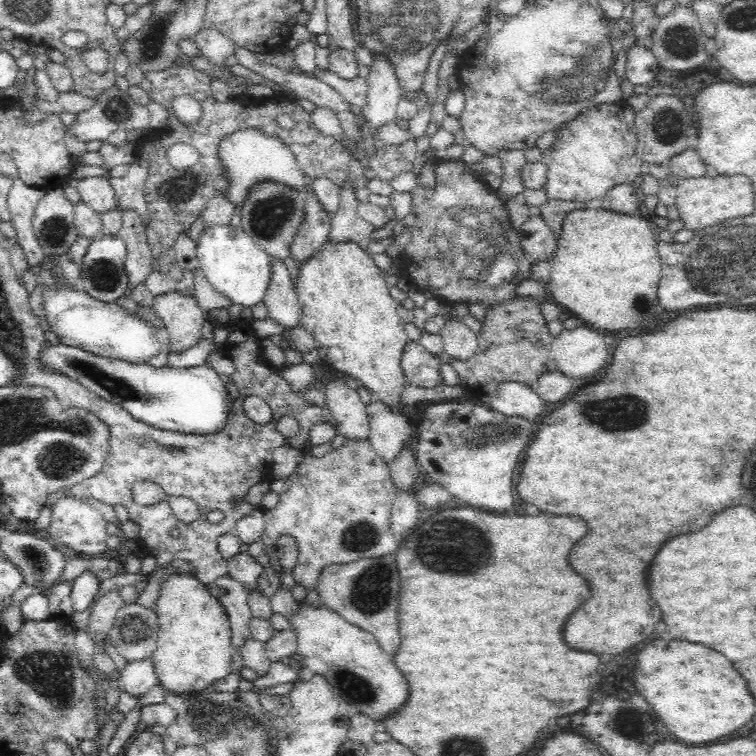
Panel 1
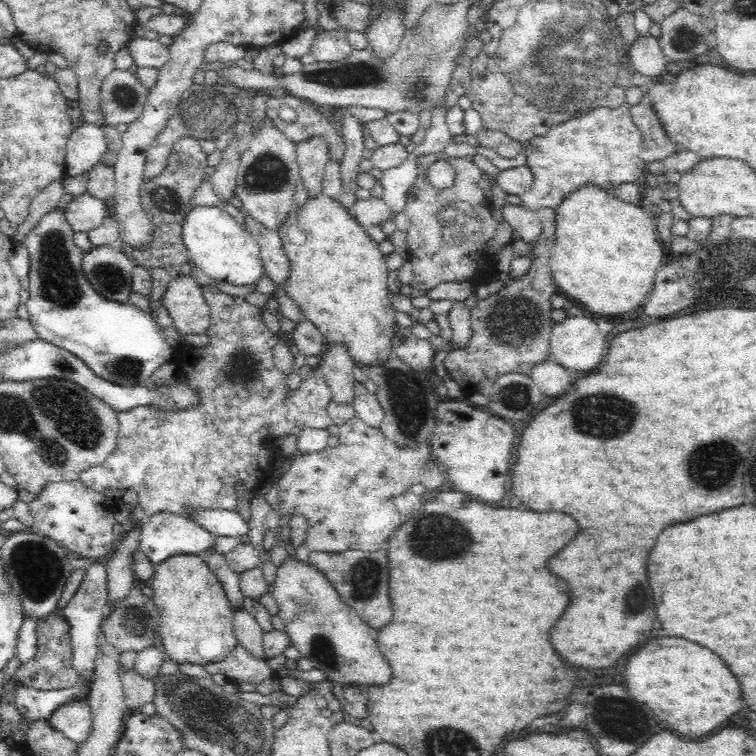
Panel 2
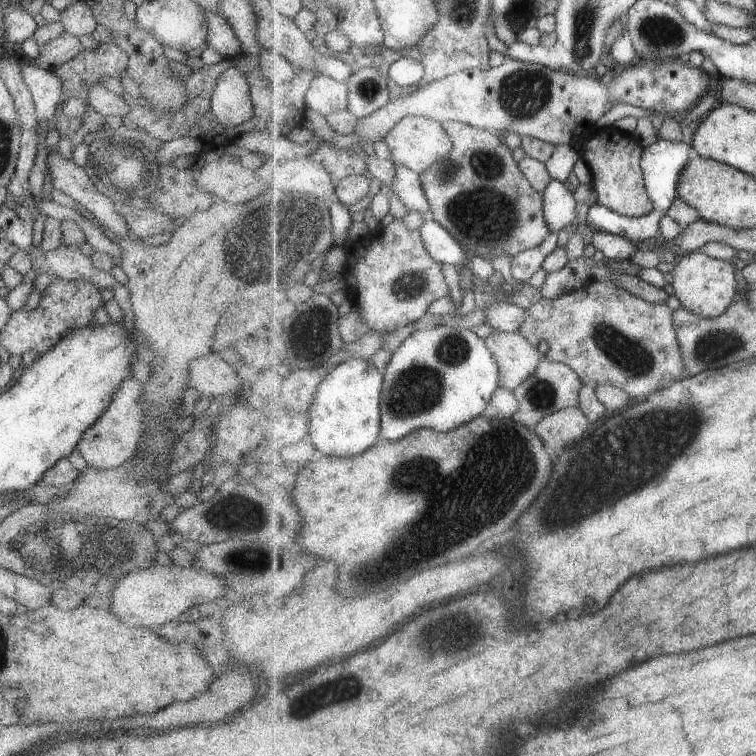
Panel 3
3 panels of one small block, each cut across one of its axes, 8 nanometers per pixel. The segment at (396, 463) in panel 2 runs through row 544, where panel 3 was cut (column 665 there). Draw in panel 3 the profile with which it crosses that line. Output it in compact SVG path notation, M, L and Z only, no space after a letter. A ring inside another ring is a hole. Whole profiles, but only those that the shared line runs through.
M610 261L611 274L607 278L587 282L583 288L570 291L555 300L543 298L531 306L518 332L535 345L546 341L549 344L545 355L547 360L568 364L581 377L584 385L597 388L600 384L609 383L628 392L635 401L643 400L653 391L670 387L677 380L685 378L686 372L684 353L681 352L677 326L673 321L674 311L665 304L652 304L643 300L617 284L617 274L641 276L642 269L645 268L632 261Z

